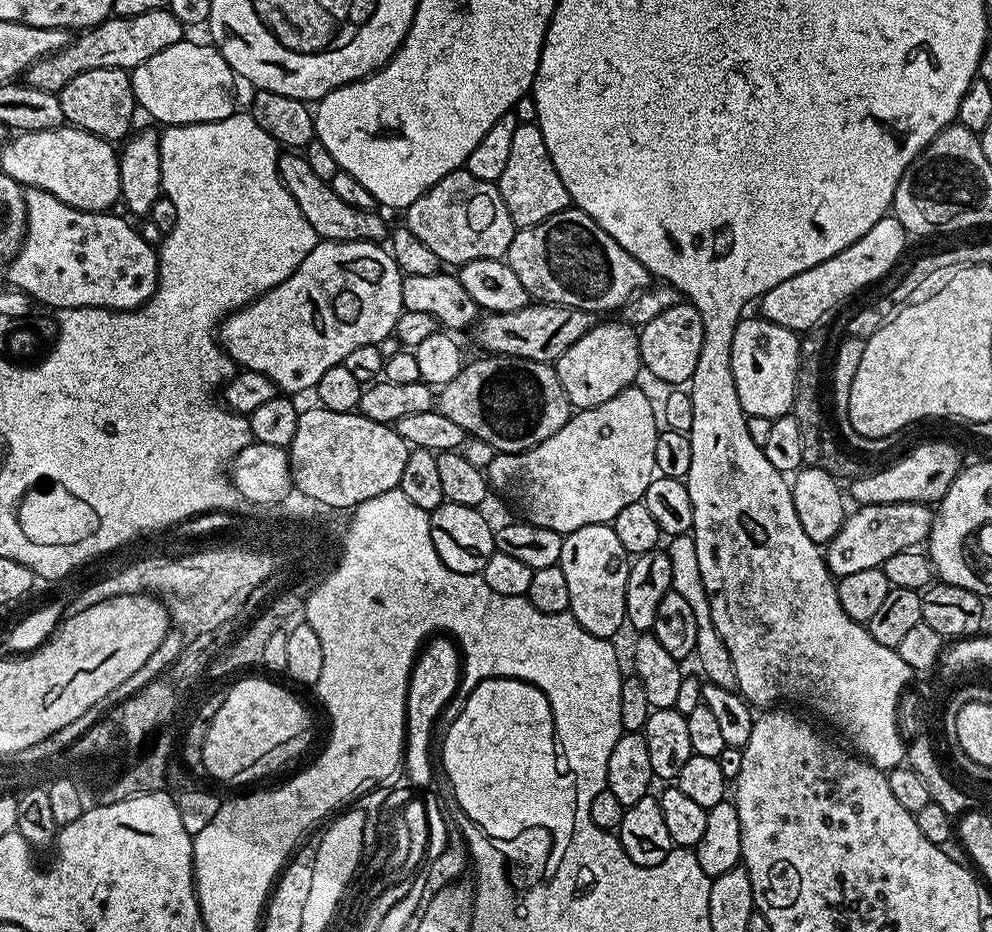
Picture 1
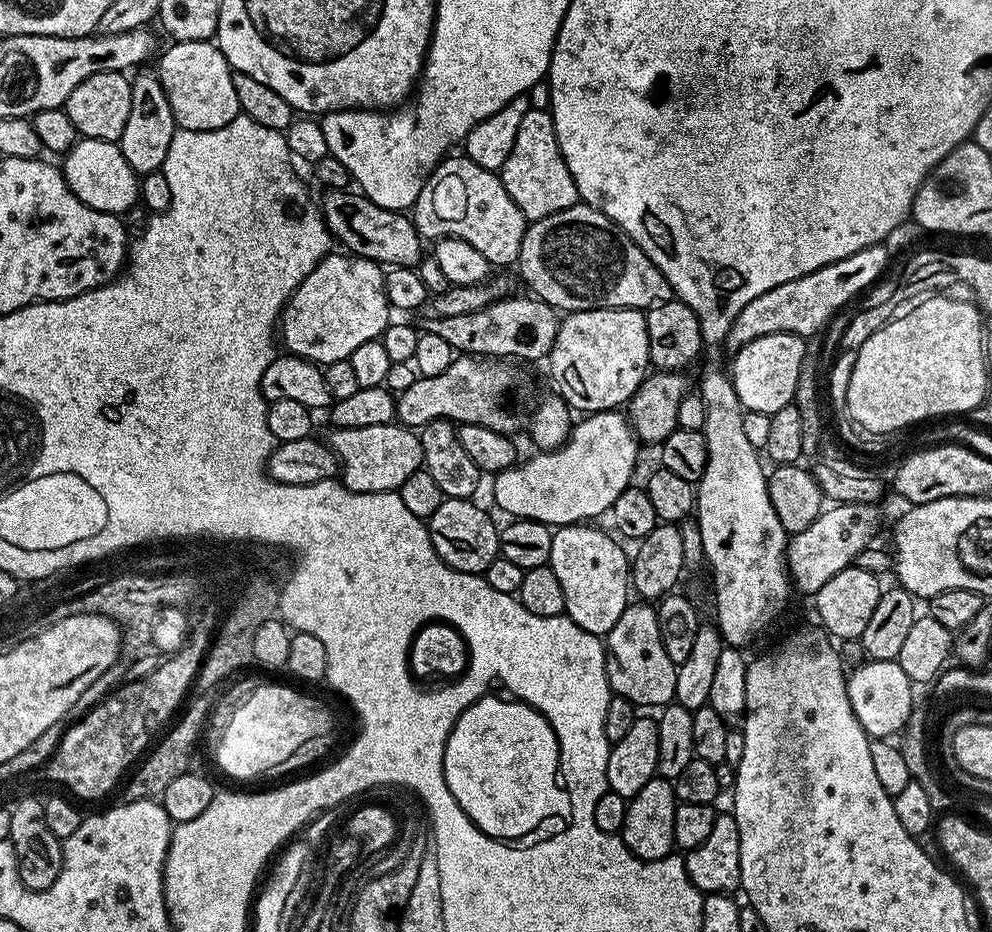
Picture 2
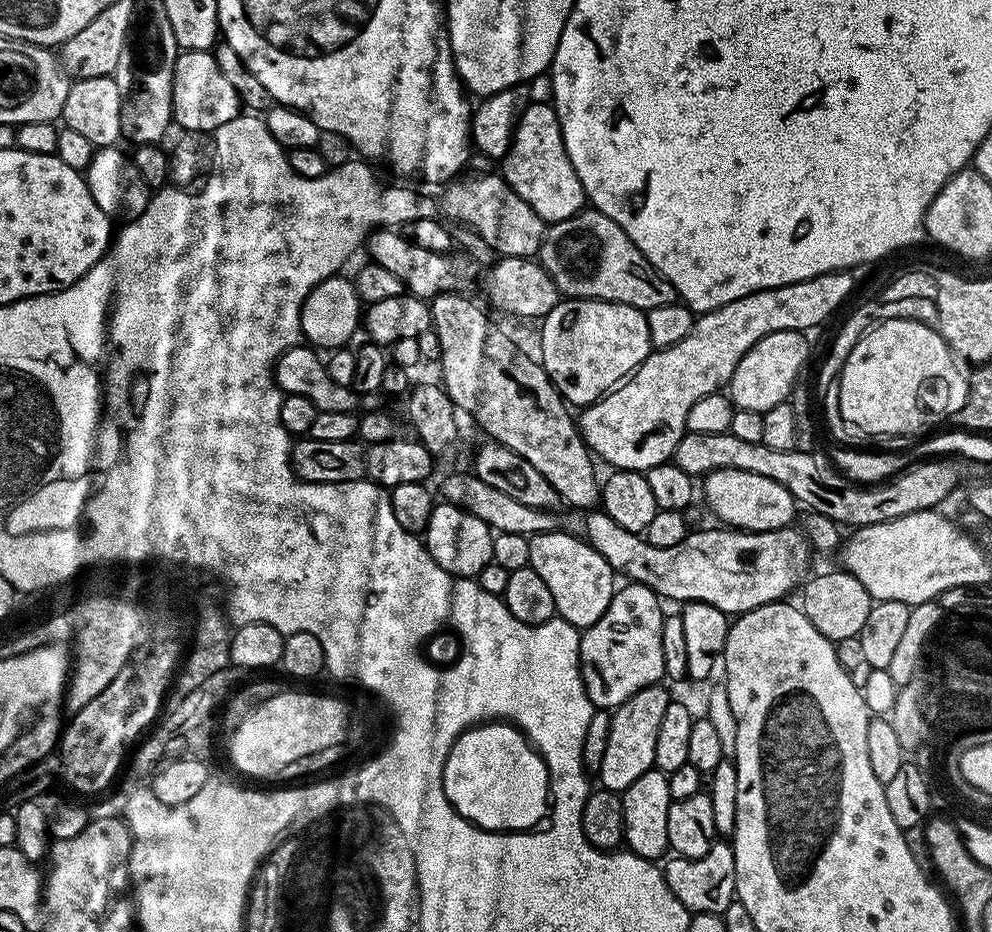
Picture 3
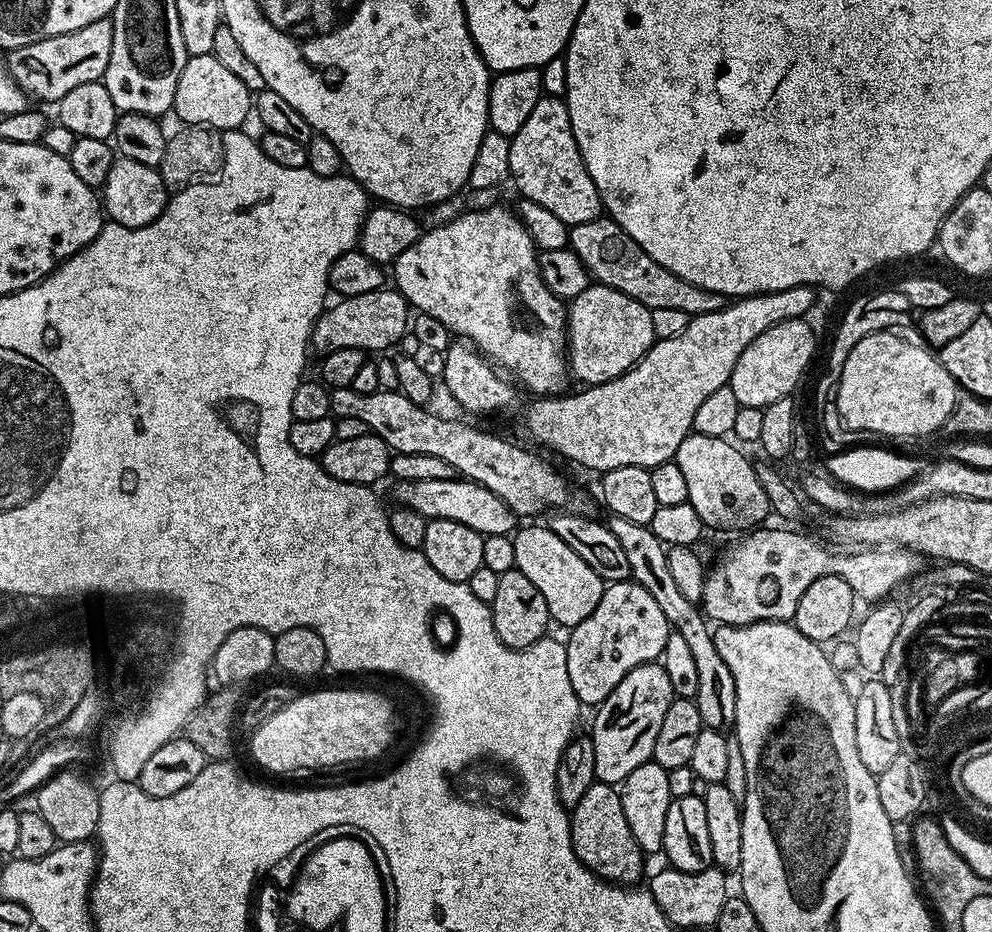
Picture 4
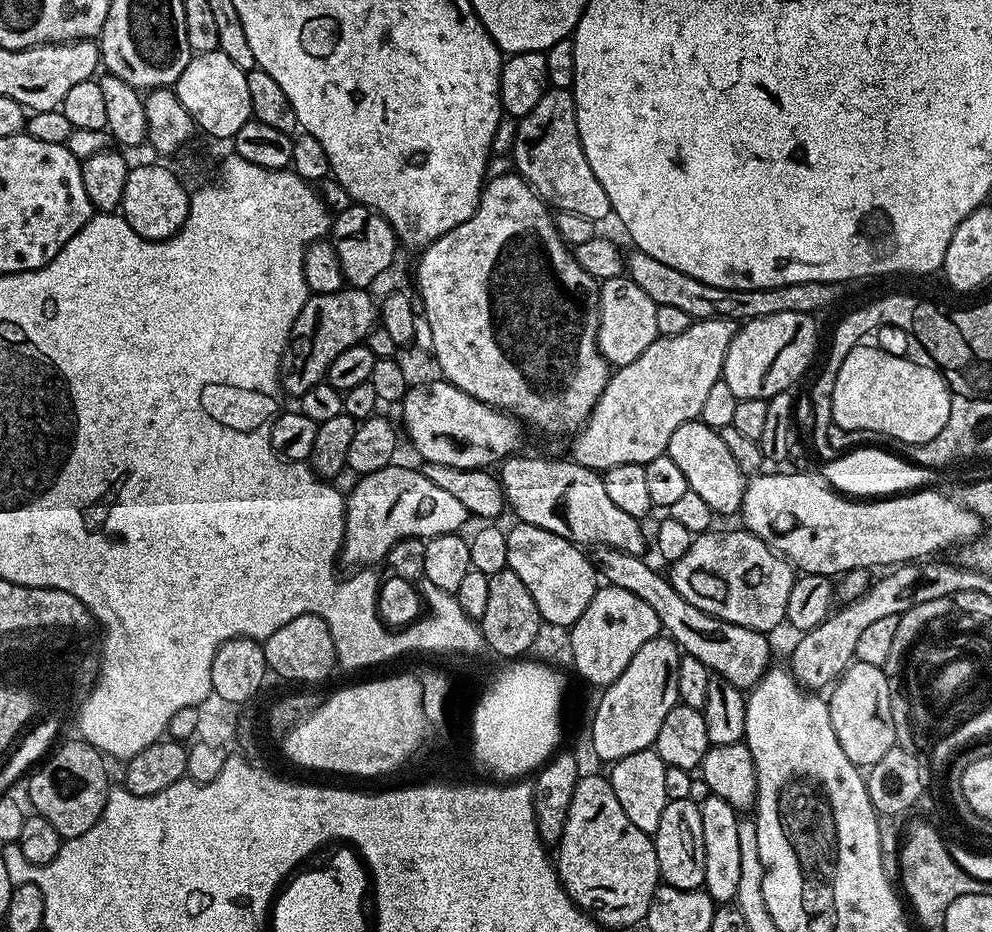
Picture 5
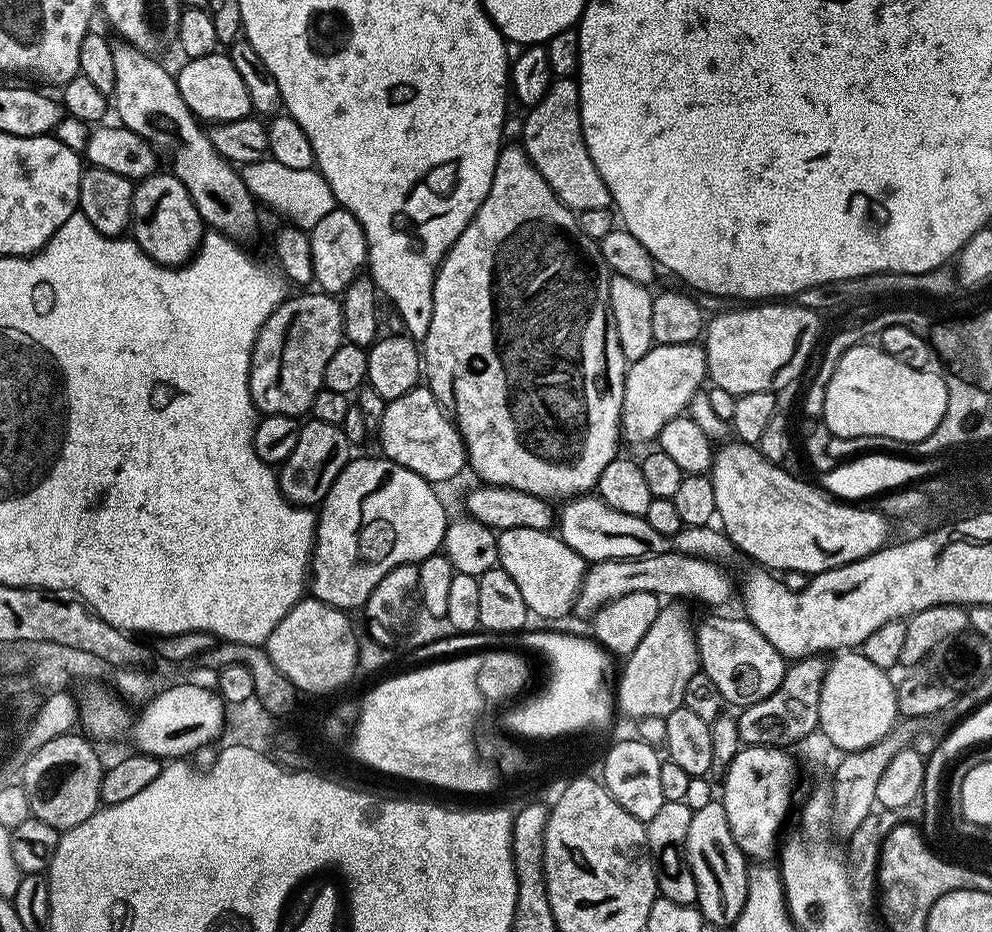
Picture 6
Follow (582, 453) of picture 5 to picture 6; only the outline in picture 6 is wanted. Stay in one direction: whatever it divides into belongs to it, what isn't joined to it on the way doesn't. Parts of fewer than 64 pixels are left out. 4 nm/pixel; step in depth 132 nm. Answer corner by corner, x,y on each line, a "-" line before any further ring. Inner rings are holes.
656,344
642,358
631,361
624,373
624,393
622,394
622,414
620,430
625,441
632,444
648,444
659,437
662,426
687,409
696,393
705,387
708,363
703,347
694,344

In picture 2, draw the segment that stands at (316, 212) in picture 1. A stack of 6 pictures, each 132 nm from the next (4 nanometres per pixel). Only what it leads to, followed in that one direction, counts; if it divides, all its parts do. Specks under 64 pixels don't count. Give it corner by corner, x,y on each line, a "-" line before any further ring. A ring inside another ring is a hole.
328,190
323,194
324,201
319,201
318,207
324,225
328,227
333,241
340,243
341,240
351,255
372,260
381,266
411,268
419,265
422,238
404,212
392,212
389,208
378,206
356,190

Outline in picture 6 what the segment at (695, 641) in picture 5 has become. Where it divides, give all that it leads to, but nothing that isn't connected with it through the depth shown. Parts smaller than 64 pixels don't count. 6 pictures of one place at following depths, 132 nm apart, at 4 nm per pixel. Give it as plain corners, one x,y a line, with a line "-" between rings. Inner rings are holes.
708,616
701,624
695,625
694,631
696,653
700,656
699,671
706,673
714,681
714,686
718,686
725,705
737,704
737,709
743,710
751,704
757,704
770,698
770,694
774,694
774,690
778,690
778,686
782,686
786,657
778,650
774,650
774,646
770,646
770,642
766,642
766,638
762,638
762,634
748,619
737,616

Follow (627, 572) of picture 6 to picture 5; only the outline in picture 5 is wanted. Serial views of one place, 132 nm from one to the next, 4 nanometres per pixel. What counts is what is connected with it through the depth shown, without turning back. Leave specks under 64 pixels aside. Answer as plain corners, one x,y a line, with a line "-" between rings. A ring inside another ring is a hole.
716,531
699,533
690,550
686,550
682,558
671,561
670,579
674,590
690,602
690,606
698,606
698,610
714,618
772,634
786,620
786,602
794,579
793,565
750,531

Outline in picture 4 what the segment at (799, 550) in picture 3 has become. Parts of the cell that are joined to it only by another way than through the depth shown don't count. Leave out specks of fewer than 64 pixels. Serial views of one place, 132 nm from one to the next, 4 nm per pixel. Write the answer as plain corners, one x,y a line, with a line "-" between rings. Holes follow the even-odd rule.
467,478
443,480
442,482
402,480
395,486
397,487
395,501
397,505
422,514
428,520
462,522
462,526
470,526
470,530
478,530
483,537
507,536
518,524
516,513
510,510
510,506
506,506
506,502
502,502
502,498
498,498
490,490
486,490
482,485

